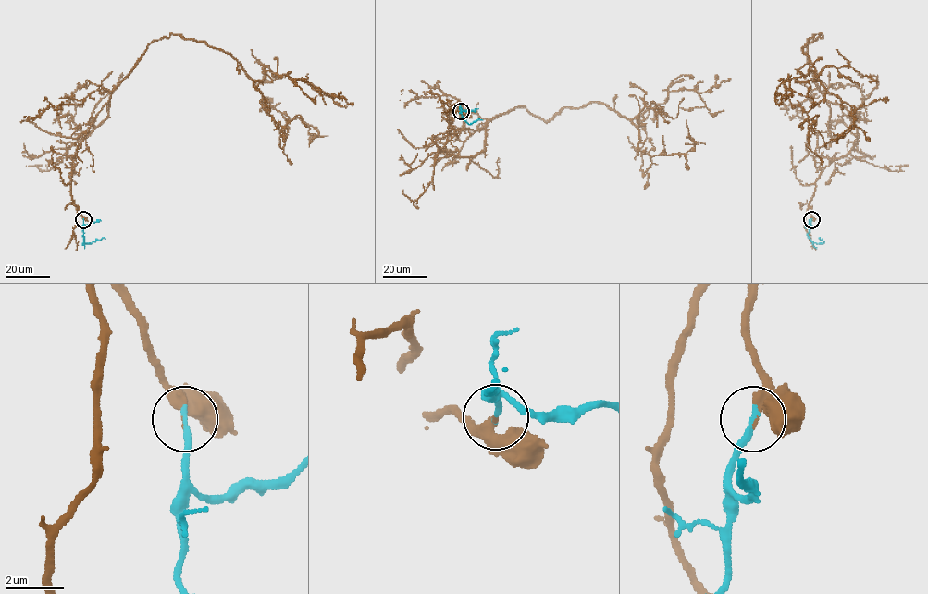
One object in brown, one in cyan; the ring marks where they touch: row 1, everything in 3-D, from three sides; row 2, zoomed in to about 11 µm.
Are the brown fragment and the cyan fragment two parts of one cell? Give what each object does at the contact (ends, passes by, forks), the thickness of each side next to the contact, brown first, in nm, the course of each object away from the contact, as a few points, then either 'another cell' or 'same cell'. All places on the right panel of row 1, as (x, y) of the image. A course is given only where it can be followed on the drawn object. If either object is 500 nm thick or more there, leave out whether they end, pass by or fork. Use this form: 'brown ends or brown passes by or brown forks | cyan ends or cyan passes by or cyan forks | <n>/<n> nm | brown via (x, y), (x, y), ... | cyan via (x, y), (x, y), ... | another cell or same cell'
brown ends | cyan ends | 280/220 nm | brown via (811, 219), (815, 180), (857, 135), (816, 83), (814, 34), (802, 50), (817, 79), (856, 109), (820, 147) | cyan via (811, 219), (808, 236), (813, 241), (823, 242), (820, 238) | same cell

